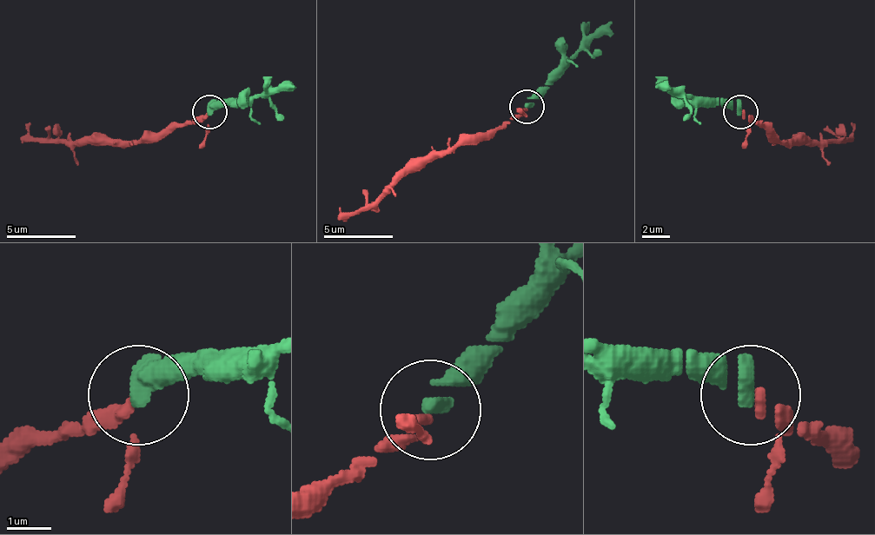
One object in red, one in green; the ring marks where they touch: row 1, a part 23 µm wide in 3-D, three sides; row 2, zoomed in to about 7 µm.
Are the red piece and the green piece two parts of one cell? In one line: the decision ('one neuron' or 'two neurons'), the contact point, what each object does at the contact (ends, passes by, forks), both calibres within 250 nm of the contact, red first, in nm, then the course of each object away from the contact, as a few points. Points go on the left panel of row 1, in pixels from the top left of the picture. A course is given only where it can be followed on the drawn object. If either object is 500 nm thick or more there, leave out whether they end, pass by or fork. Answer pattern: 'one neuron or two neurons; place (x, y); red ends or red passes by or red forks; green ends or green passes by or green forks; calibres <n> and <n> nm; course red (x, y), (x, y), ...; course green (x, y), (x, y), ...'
one neuron; place (209, 112); red passes by; green ends; calibres 140 and 440 nm; course red (208, 113), (167, 133), (146, 133), (139, 140), (38, 140), (28, 129), (31, 122); course green (208, 113), (250, 106), (295, 85)

